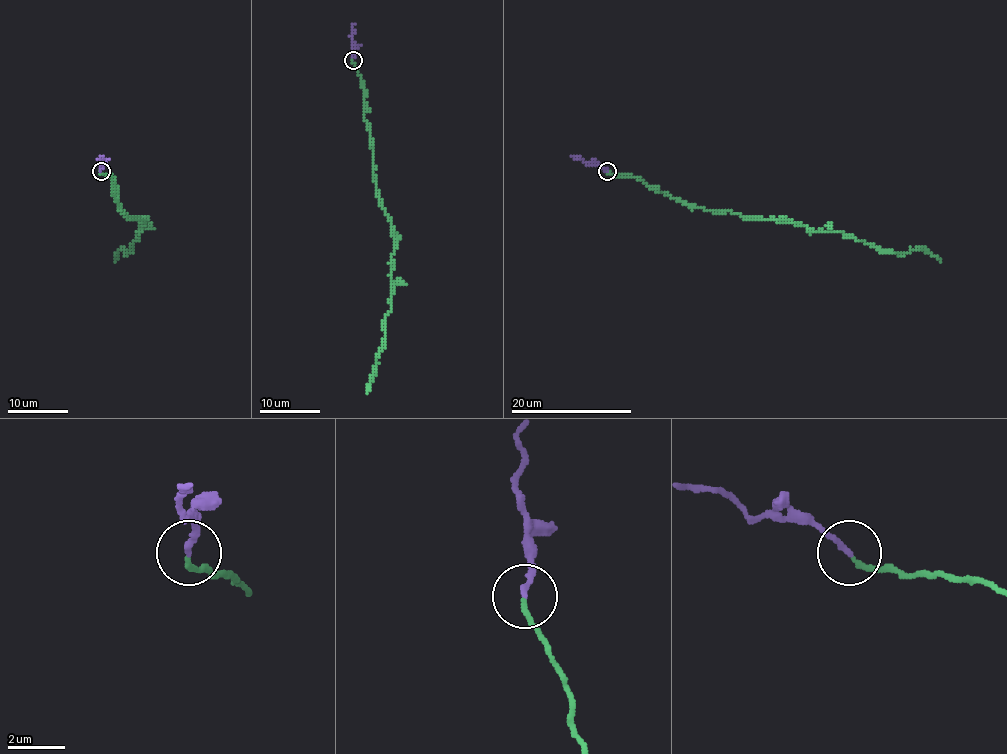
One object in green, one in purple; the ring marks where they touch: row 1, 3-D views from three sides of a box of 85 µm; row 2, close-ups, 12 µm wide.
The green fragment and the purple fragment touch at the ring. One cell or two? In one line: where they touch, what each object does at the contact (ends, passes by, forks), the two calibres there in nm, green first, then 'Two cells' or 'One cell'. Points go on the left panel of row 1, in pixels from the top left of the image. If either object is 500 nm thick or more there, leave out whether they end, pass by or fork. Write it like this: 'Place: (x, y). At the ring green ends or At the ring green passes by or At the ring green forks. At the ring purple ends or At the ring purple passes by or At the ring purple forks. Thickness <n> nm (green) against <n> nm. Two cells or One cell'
Place: (101, 171). At the ring green ends. At the ring purple ends. Thickness 180 nm (green) against 200 nm. One cell

